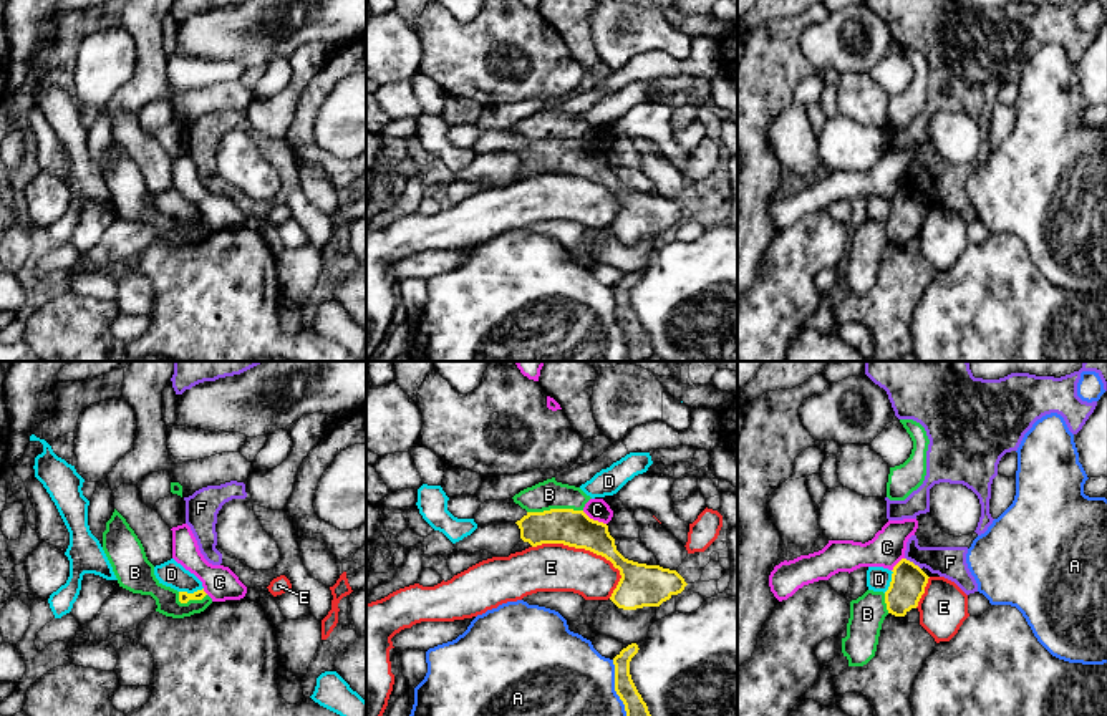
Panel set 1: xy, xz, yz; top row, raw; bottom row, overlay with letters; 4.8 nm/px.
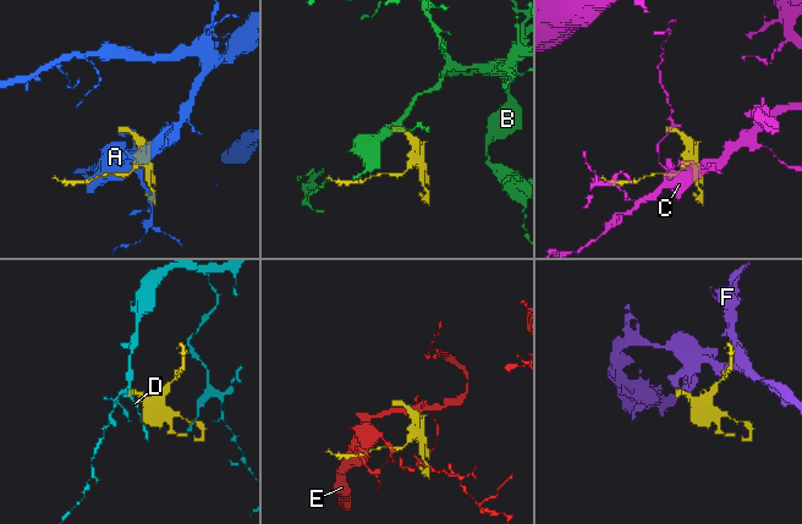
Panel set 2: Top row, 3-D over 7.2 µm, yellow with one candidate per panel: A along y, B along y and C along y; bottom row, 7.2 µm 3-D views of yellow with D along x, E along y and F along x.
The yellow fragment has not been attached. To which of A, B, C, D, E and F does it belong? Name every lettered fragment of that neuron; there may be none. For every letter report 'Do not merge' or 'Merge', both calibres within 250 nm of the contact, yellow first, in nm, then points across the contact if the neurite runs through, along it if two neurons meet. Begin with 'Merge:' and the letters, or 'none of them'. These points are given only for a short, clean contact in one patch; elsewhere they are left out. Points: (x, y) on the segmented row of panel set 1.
Merge: none of them
A: Do not merge. Thickness 100 nm (yellow) against 380 nm
B: Do not merge. Thickness 180 nm (yellow) against 140 nm. Boundary: xz (582, 509), (527, 512)
C: Do not merge. Thickness 180 nm (yellow) against 110 nm. Boundary: xz (582, 511), (605, 524)
D: Do not merge. Thickness 60 nm (yellow) against 130 nm. Boundary: xy (203, 587), (193, 592), (179, 592)
E: Do not merge. Thickness 180 nm (yellow) against 240 nm
F: Do not merge. Thickness 170 nm (yellow) against 160 nm

